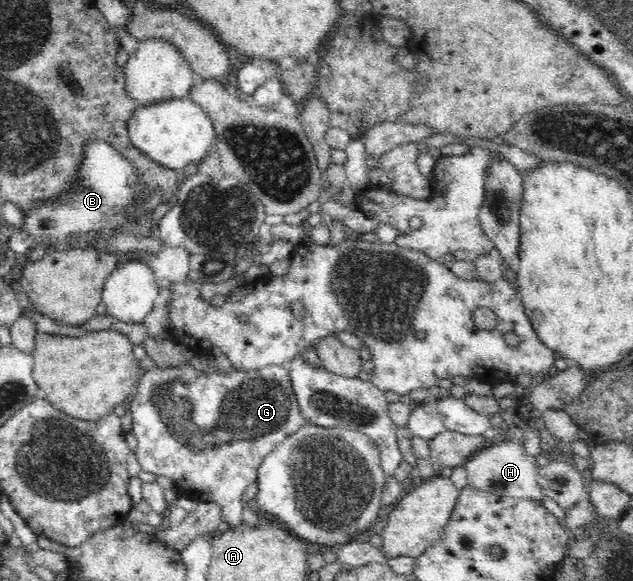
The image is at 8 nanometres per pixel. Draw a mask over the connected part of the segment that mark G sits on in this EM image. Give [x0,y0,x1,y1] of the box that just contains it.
[129,363,306,528]

